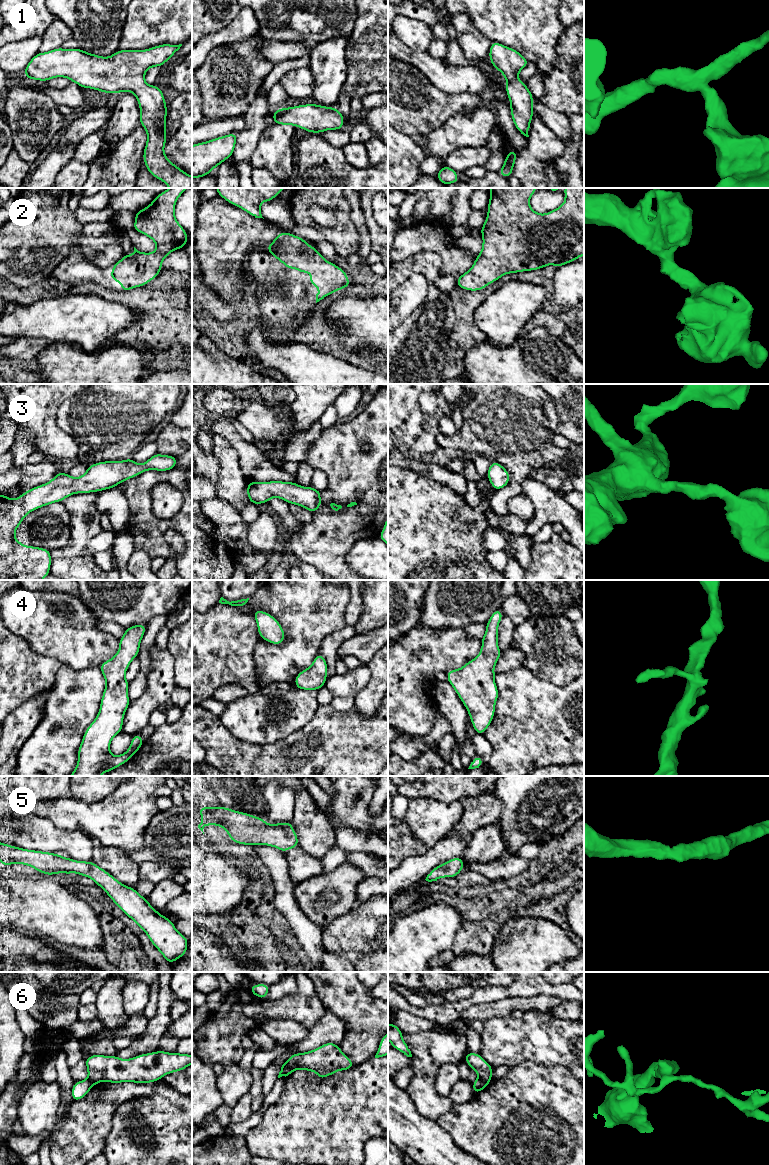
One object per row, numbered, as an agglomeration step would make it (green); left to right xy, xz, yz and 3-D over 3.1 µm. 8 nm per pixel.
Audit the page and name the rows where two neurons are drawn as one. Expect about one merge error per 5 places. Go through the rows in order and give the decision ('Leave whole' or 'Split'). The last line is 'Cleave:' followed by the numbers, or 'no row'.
1: Leave whole
2: Leave whole
3: Leave whole
4: Leave whole
5: Leave whole
6: Split
Cleave: 6

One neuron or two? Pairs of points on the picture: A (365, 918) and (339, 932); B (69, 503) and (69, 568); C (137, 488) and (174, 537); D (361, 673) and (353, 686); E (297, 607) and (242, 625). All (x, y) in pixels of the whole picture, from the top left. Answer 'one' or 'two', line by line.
A: one
B: one
C: two
D: one
E: two

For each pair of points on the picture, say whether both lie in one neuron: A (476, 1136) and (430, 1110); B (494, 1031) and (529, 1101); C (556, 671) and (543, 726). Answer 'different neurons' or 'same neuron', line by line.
A: different neurons
B: different neurons
C: different neurons

